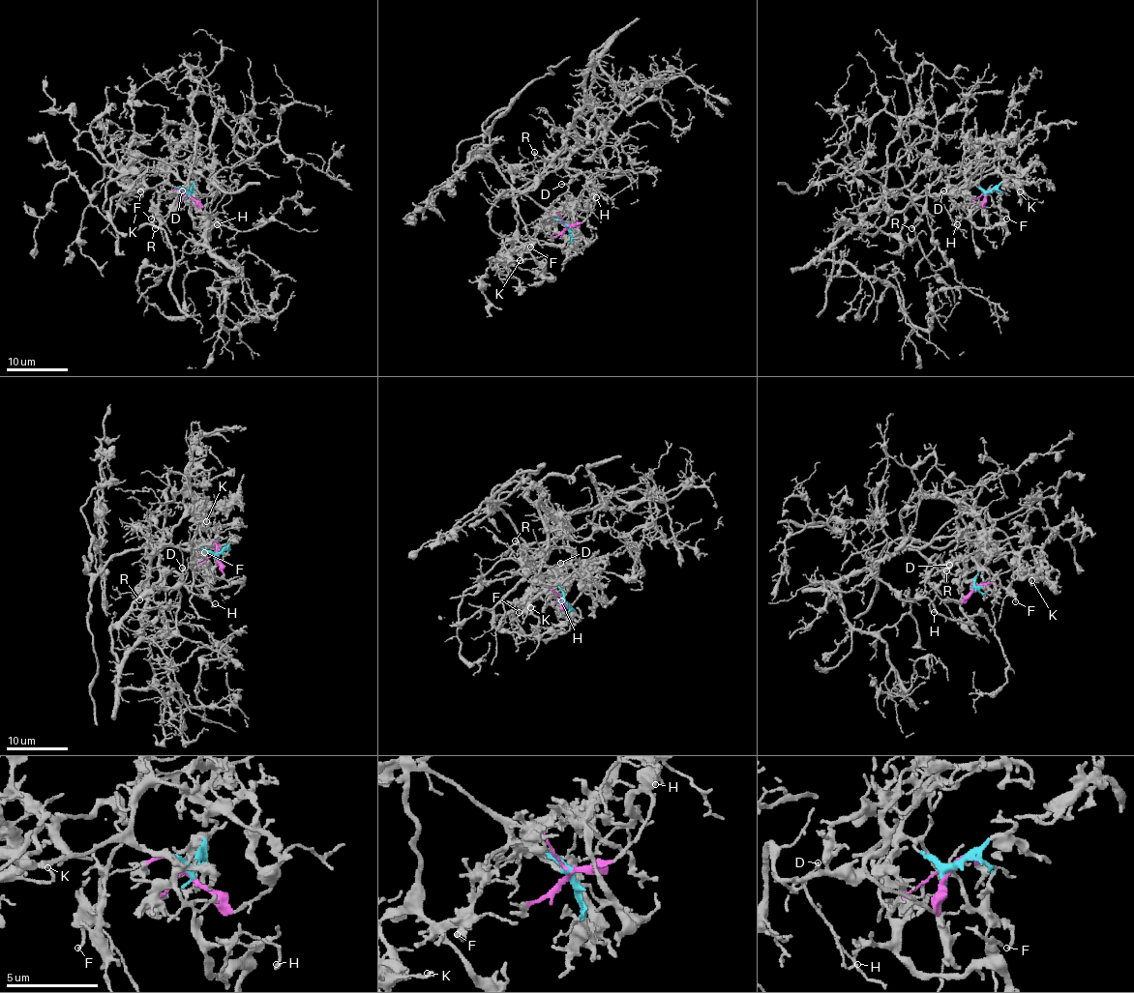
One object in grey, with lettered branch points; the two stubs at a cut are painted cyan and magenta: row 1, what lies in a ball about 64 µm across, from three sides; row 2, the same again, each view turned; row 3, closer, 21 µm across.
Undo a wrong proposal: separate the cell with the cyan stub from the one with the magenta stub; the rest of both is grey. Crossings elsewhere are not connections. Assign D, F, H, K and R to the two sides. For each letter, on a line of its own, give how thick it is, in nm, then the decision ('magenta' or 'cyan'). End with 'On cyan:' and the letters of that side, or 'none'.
D: 110 nm | magenta
F: 160 nm | cyan
H: 130 nm | magenta
K: 140 nm | cyan
R: 140 nm | magenta
On cyan: F, K

